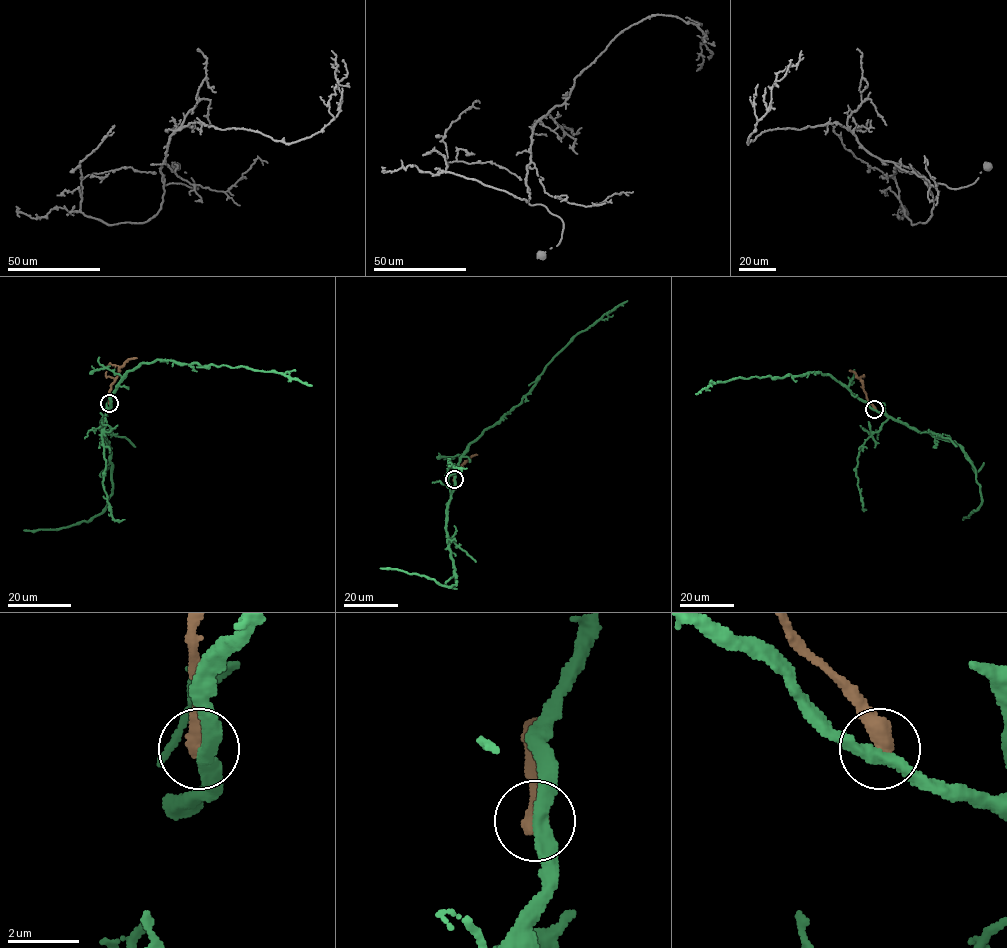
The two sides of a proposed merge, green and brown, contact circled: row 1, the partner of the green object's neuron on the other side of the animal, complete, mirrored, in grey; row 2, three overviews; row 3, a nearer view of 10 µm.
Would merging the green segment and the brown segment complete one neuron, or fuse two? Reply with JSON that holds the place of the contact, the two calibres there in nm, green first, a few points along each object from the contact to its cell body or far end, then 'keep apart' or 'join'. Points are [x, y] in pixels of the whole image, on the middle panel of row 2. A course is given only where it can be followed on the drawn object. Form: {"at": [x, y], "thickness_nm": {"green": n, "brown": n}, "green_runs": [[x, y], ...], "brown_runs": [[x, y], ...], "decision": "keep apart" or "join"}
{"at": [454, 479], "thickness_nm": {"green": 360, "brown": 500}, "green_runs": [[454, 480], [460, 457], [466, 448], [521, 402], [544, 367], [576, 334], [627, 301]], "brown_runs": [[454, 480], [454, 472], [477, 455]], "decision": "keep apart"}

